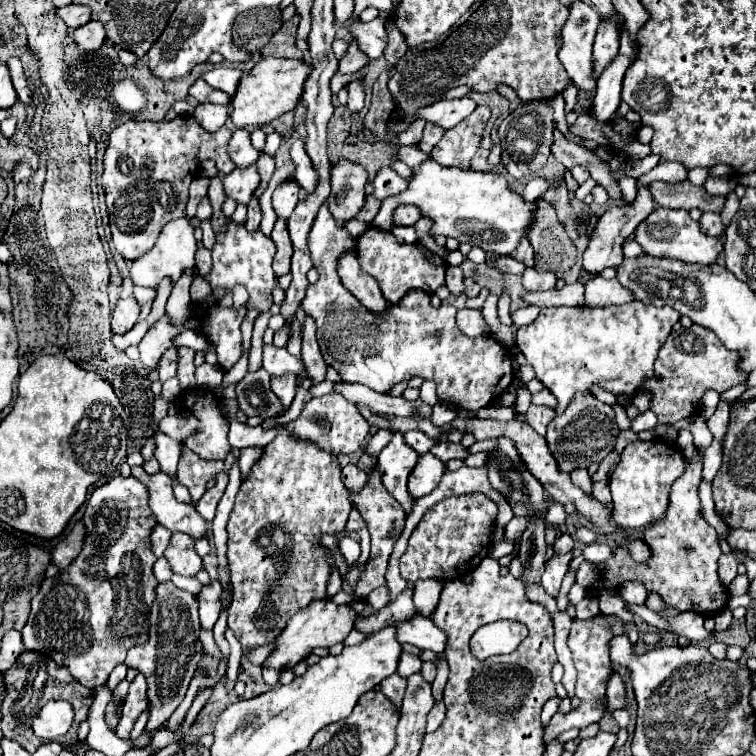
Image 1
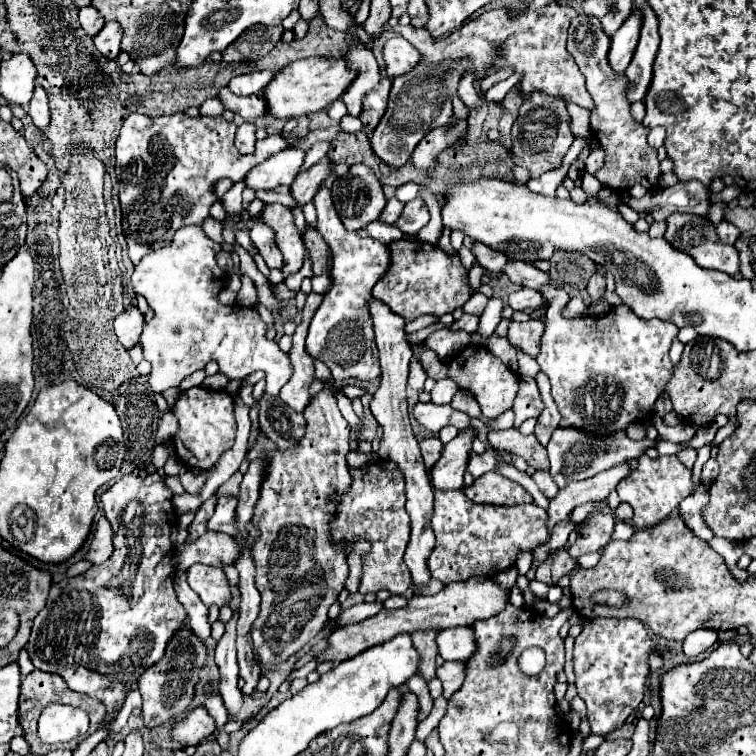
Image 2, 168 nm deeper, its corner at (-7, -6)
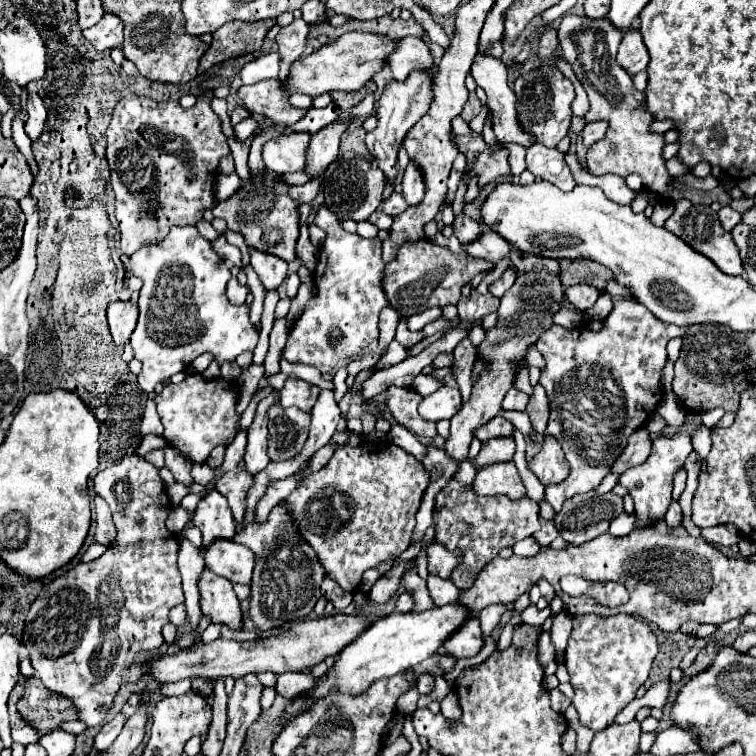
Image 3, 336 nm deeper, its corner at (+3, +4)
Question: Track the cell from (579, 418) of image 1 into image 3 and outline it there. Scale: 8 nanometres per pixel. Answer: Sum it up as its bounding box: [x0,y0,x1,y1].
[528,436,568,486]

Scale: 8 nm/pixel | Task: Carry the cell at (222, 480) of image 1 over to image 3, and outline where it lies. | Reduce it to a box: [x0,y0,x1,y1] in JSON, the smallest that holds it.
[192,490,236,550]

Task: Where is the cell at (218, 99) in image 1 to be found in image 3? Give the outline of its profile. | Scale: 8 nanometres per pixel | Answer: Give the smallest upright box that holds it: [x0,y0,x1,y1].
[238,80,308,126]

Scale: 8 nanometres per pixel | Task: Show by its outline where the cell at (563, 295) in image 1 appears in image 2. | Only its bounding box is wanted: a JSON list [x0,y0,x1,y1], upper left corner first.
[510,288,546,310]

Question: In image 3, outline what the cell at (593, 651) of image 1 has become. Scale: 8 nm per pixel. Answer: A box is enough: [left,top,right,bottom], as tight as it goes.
[566,614,658,732]

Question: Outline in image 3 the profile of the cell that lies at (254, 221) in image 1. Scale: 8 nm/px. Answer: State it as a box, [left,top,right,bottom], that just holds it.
[250,252,288,290]

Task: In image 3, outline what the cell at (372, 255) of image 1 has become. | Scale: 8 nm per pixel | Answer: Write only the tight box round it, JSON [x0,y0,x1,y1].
[382,240,494,318]

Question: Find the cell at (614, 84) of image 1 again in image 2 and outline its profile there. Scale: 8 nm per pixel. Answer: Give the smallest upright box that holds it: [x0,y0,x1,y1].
[608,12,640,74]

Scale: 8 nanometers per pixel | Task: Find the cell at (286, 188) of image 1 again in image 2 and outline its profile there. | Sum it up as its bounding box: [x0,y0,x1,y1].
[290,156,330,206]

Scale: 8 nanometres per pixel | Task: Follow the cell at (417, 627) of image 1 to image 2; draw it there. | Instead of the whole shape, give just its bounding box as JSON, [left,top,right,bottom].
[438,626,476,660]

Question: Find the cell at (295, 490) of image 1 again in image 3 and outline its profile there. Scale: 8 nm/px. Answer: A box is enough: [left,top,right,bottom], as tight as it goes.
[234,506,324,632]

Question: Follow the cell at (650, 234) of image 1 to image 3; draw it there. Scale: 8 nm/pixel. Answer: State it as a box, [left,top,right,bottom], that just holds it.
[664,200,744,276]

